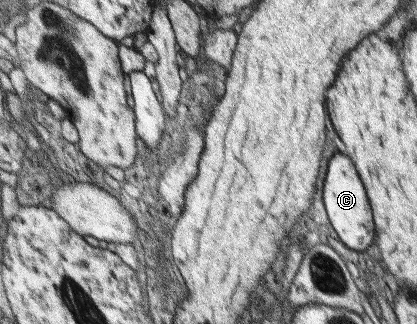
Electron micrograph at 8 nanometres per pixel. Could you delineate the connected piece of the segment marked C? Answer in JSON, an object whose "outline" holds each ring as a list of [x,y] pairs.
{"outline":[[[335,152],[330,159],[329,174],[325,178],[323,202],[330,224],[348,248],[361,252],[375,243],[376,229],[372,203],[369,203],[364,181],[361,181],[355,163],[349,159],[347,154]]]}

